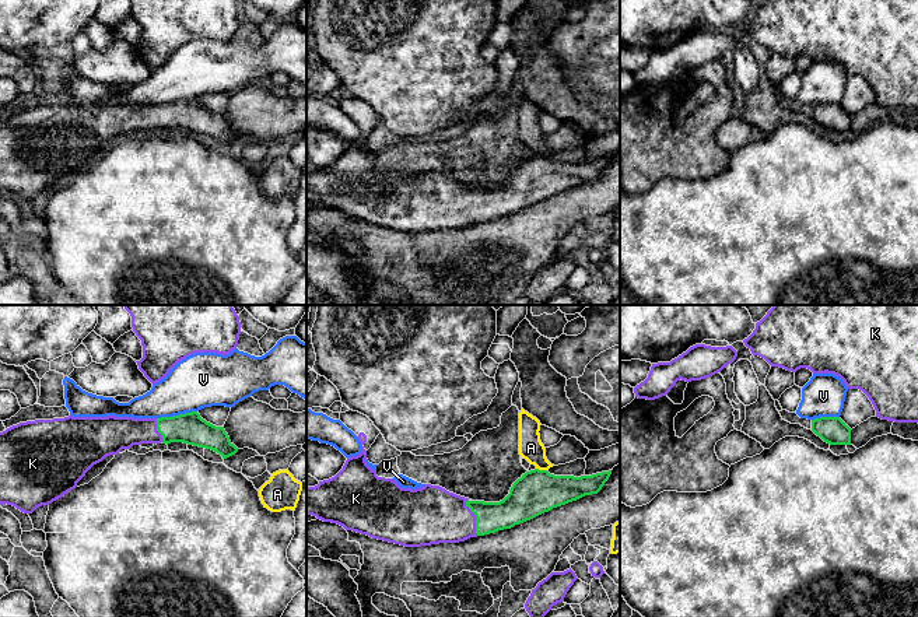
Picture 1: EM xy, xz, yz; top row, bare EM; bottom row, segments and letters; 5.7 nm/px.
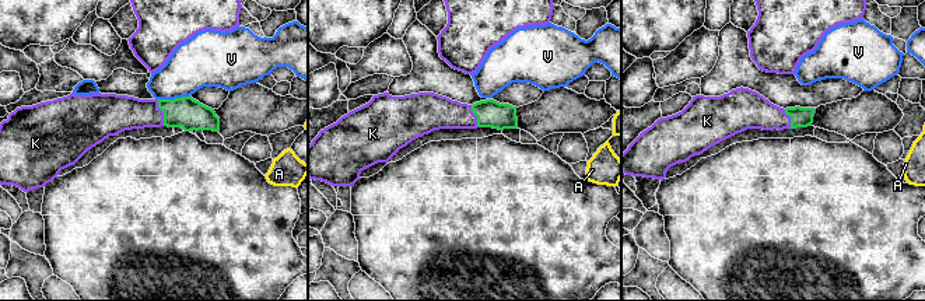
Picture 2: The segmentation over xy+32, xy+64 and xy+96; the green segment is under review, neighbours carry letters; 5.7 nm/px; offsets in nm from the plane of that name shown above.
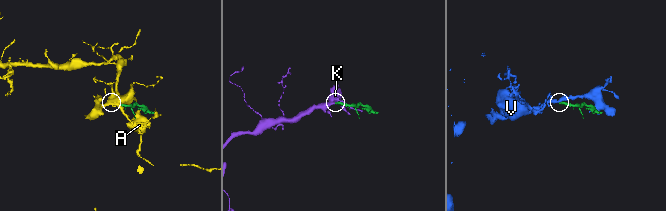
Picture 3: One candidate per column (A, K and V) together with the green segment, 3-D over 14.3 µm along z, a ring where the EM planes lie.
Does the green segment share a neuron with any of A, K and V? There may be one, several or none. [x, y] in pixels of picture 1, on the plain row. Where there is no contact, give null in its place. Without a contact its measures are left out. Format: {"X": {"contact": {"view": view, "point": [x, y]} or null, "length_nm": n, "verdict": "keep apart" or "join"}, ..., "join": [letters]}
{"A": {"contact": {"view": "xz", "point": [542, 157]}, "length_nm": 70, "verdict": "keep apart"}, "K": {"contact": {"view": "xz", "point": [476, 203]}, "length_nm": 220, "verdict": "join"}, "V": {"contact": {"view": "xy", "point": [177, 102]}, "length_nm": 240, "verdict": "keep apart"}, "join": ["K"]}

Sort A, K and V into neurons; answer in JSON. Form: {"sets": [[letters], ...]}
{"sets": [["A"], ["K"], ["V"]]}

